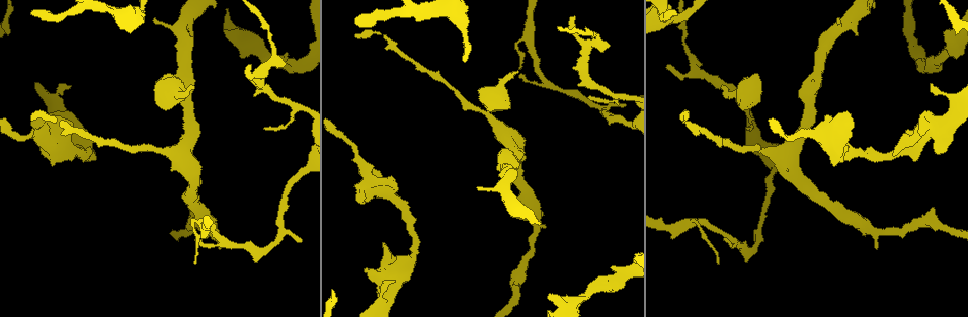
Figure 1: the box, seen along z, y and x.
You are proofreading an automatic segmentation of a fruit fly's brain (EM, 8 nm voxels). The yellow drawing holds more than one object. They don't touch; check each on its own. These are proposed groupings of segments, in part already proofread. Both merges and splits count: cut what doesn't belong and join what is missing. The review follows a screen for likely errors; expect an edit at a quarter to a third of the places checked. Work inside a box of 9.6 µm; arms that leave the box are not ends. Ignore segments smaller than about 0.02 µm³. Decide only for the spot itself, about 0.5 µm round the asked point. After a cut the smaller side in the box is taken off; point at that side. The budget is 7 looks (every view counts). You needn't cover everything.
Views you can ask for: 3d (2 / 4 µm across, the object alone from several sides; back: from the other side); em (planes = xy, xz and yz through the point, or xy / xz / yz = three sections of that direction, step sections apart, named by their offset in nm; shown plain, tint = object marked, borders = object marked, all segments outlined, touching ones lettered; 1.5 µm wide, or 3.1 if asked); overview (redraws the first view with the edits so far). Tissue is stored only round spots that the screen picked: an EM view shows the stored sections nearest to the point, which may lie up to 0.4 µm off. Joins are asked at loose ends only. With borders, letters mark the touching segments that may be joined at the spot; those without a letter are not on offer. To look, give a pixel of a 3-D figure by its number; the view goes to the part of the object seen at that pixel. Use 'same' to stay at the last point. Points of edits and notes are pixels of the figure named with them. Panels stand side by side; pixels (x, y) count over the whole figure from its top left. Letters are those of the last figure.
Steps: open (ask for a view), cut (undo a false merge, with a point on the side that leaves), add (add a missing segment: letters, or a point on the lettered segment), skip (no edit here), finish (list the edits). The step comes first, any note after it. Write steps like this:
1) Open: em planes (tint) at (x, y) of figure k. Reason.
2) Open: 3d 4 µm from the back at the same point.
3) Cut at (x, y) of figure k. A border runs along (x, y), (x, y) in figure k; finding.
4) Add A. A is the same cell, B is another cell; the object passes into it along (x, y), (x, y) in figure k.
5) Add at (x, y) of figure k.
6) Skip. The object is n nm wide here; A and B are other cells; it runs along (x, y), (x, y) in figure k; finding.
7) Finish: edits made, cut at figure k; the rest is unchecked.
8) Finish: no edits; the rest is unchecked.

Open: 3d 2 µm at (764, 151) of figure 1. Calibre changes.

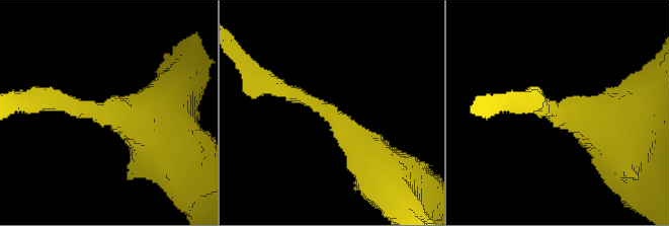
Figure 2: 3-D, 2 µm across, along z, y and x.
Open: em xy step 8 (borders) at (554, 112) of figure 2. Now the EM.

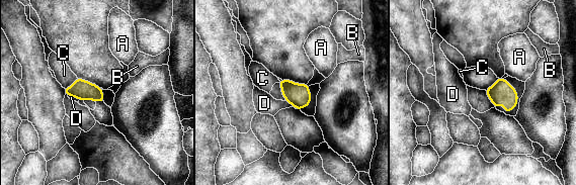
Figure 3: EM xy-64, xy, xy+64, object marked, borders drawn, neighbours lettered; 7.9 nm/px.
Open: em planes (borders) at the same point. Cut it another way.

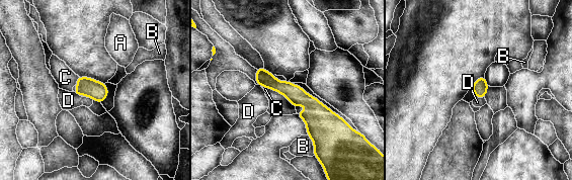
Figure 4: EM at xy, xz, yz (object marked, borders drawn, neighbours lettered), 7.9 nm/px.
Skip. The object is 120 nm wide here; A, B, C and D are other cells; a border runs along (72, 92), (79, 95) in figure 4; continuous, no second neuron.

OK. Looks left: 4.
Open: em xy step 4 (plain) at (721, 86) of figure 1. Long arm stops here.

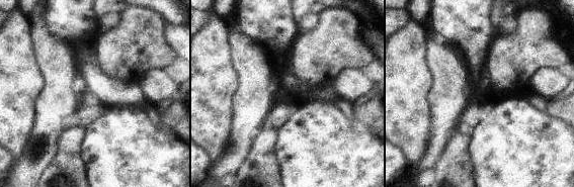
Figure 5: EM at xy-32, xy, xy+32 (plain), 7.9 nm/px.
Open: em xy step 4 (tint) at the same point. Where the object lies.

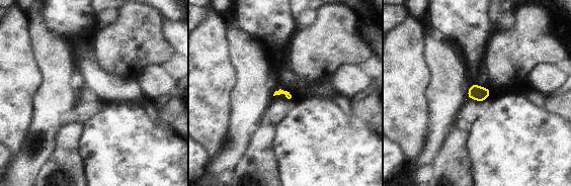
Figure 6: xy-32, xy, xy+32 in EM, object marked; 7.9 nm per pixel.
Open: em xy step 4 (borders) at the same point.

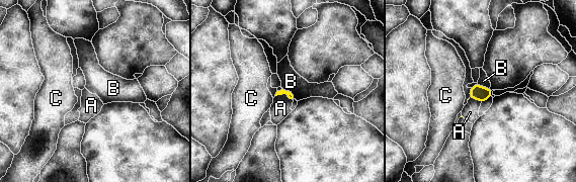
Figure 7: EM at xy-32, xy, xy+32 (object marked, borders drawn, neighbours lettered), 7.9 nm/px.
Add A. A is the same cell, B and C are other cells; the object passes into it along (291, 95), (285, 93), (280, 108) in figure 7; the neuron continues.

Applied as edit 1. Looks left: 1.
Open: em planes (borders) at (574, 16) of figure 1. Branch stops here.

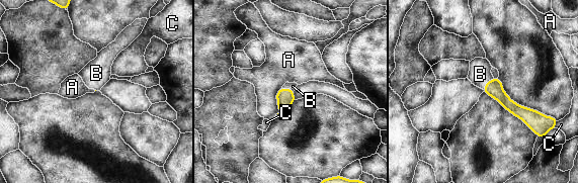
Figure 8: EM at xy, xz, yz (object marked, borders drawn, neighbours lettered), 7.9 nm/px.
Add B. B is the same cell, A and C are other cells; the object passes into it along (493, 88), (487, 83), (480, 74) in figure 8; the neuron continues.

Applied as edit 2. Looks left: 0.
Finish: edits made, add at figure 7, add at figure 8; the rest is unchecked.

